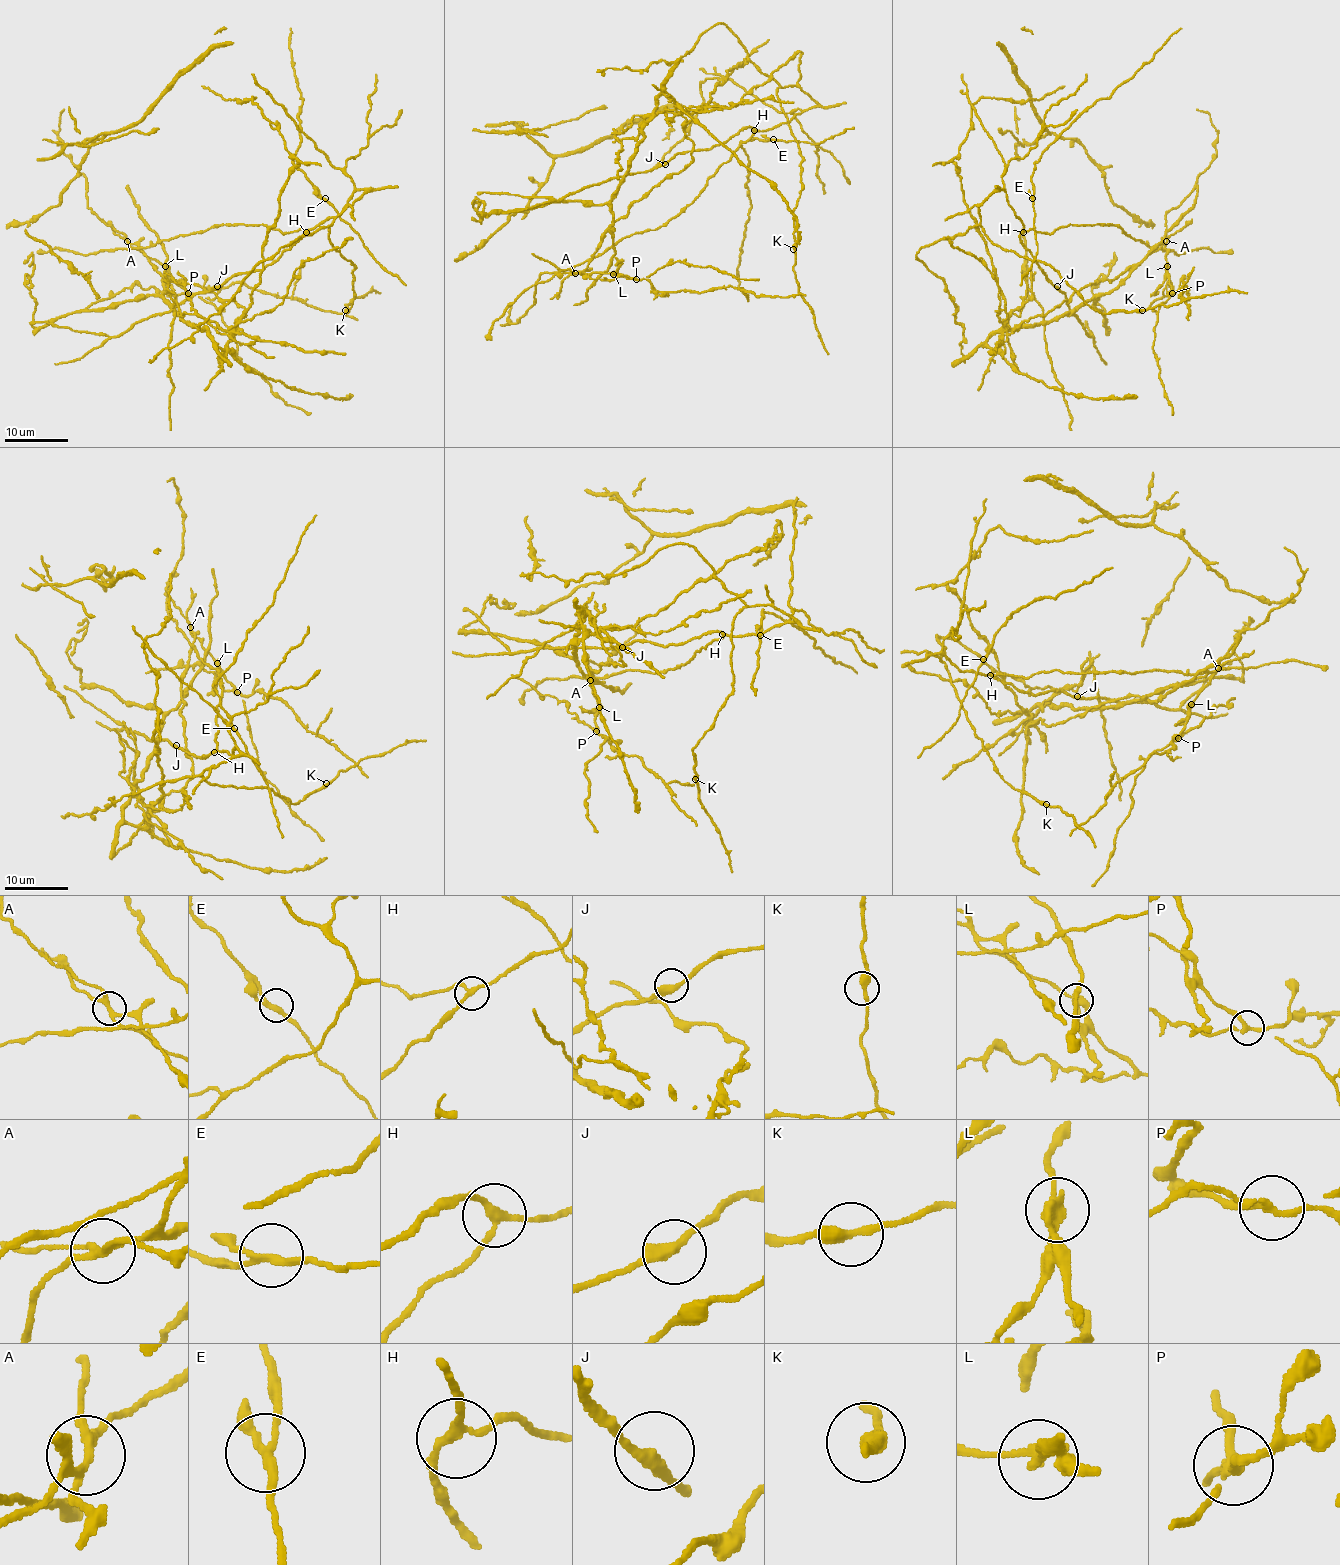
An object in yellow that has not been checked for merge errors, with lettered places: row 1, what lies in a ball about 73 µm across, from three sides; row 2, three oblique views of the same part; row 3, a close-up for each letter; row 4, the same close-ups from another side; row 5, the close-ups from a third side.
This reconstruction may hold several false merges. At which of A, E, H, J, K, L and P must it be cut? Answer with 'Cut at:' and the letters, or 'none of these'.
Cut at: A, L, P

